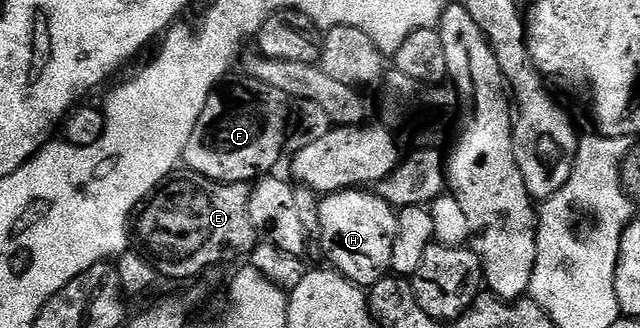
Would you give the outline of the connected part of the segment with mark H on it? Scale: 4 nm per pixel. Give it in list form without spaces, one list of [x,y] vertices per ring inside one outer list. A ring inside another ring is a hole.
[[[365,189],[334,191],[320,200],[316,226],[321,226],[321,247],[332,266],[362,289],[375,286],[391,271],[391,249],[395,245],[397,211],[386,199]]]

